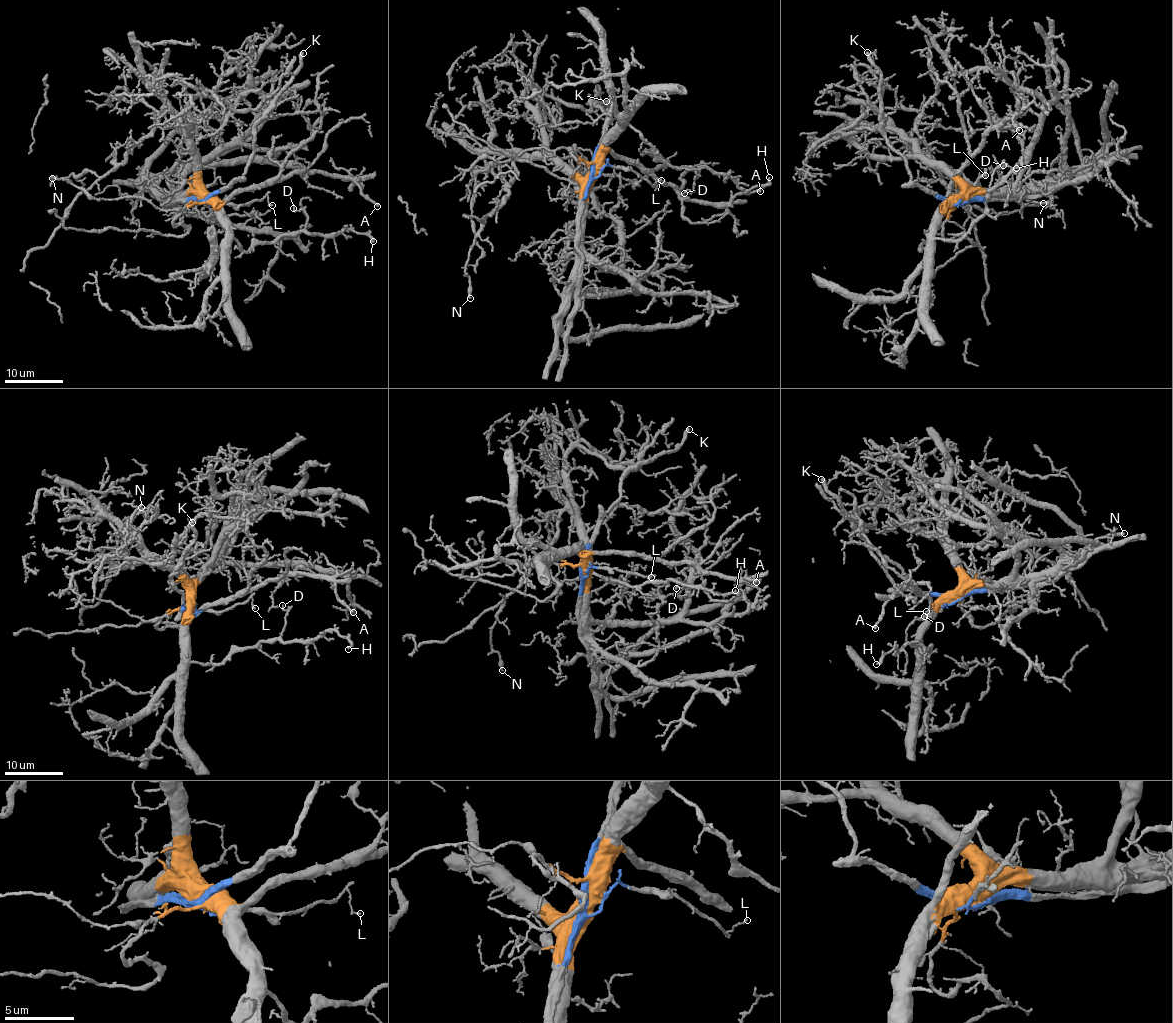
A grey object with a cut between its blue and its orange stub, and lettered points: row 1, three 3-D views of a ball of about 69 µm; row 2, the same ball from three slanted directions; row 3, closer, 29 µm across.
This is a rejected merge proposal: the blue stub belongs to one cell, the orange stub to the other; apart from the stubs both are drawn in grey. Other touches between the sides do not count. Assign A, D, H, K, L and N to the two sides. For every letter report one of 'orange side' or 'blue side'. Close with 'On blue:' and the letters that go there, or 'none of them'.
A: orange side
D: orange side
H: orange side
K: blue side
L: blue side
N: orange side
On blue: K, L

